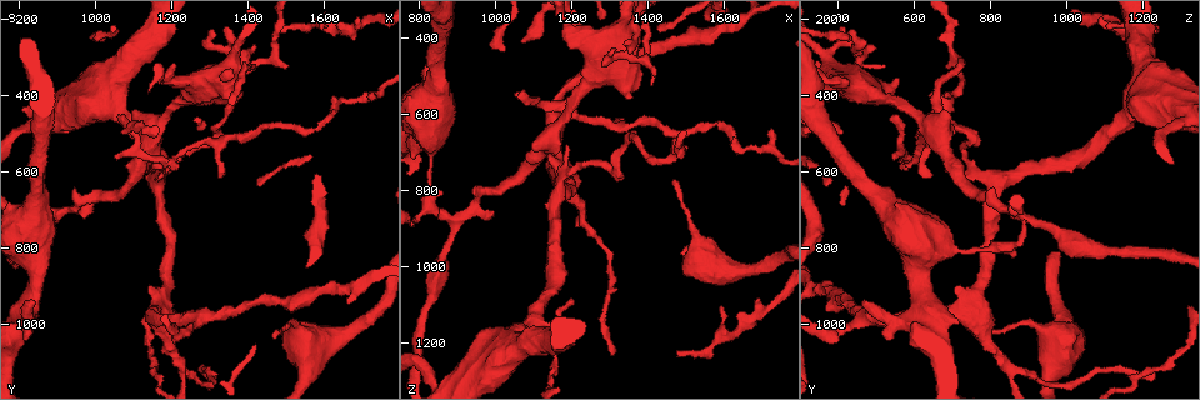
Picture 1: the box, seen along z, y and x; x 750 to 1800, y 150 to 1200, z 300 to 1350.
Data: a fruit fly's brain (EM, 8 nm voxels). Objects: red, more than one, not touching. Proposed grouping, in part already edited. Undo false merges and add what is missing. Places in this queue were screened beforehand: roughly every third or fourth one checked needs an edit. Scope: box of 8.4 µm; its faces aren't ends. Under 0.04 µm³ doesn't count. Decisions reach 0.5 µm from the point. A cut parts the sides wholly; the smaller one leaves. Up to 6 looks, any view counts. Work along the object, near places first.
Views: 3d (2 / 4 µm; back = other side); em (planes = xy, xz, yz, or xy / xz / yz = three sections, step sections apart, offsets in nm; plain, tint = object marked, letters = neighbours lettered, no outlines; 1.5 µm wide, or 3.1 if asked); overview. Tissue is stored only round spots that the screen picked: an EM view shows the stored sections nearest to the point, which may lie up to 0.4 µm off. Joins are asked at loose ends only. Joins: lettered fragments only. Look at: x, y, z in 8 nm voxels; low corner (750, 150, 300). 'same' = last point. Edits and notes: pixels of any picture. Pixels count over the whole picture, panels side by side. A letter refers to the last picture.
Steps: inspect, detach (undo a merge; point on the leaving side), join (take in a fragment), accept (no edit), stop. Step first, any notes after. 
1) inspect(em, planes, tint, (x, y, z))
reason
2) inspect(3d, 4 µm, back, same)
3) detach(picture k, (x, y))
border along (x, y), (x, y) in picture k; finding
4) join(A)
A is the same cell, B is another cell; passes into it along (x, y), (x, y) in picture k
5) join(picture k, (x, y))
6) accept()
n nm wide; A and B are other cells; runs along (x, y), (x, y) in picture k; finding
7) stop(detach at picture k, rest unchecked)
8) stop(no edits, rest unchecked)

inspect(em, planes, tint, (825, 815, 750))
sudden change in width

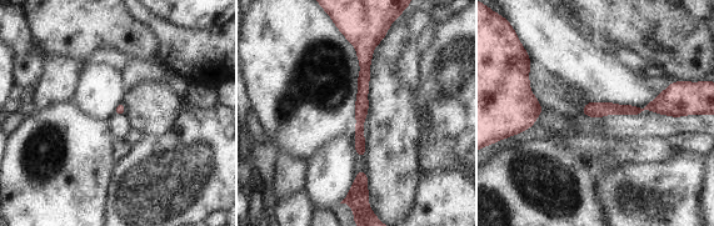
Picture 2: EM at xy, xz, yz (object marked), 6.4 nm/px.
inspect(em, planes, letters, same)
see the neighbours

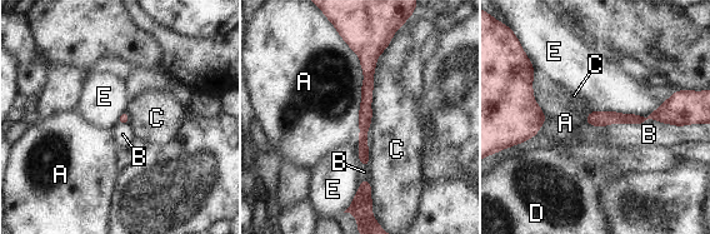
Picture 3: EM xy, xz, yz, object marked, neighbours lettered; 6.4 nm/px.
accept()
A, B, C, D and E are other cells; border along (336, 30), (363, 71), (358, 138) in picture 3; all the same neuron

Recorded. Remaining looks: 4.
inspect(3d, 2 µm, back, (830, 940, 465))
branch stops here

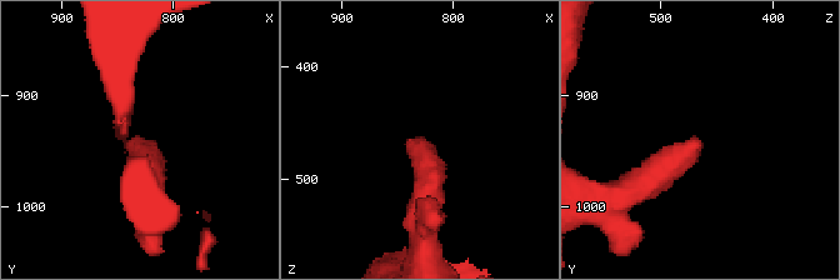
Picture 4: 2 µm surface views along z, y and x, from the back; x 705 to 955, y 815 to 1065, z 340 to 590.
inspect(em, planes, letters, (840, 940, 466))
shape alone is not enough

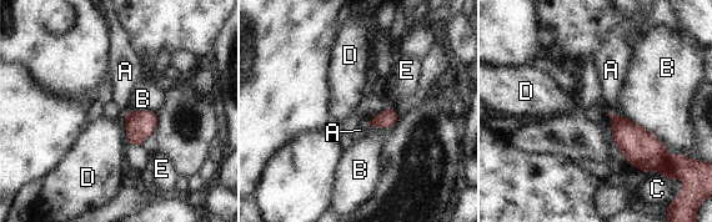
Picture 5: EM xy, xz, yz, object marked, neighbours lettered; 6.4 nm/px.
accept()
B touches over 320 nm; A, B, C, D and E are other cells; border along (625, 116), (648, 130), (663, 145) in picture 5; no lettered fragment goes on from it

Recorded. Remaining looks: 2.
inspect(3d, 4 µm, (1345, 610, 645))
branch stops here

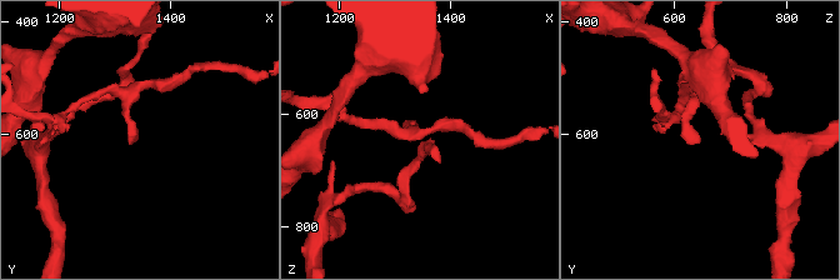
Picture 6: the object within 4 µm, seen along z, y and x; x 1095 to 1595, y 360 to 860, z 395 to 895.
inspect(em, planes, letters, (1345, 610, 645))
need the tissue

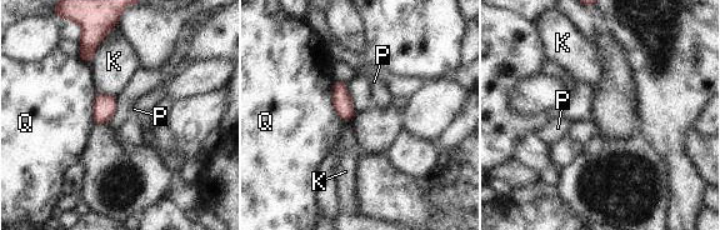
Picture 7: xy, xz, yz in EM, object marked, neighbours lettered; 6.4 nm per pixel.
accept()
120 nm wide; K, P and Q are other cells; border along (106, 33), (89, 61) in picture 7; none of them fits

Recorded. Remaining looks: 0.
stop(no edits, rest unchecked)

